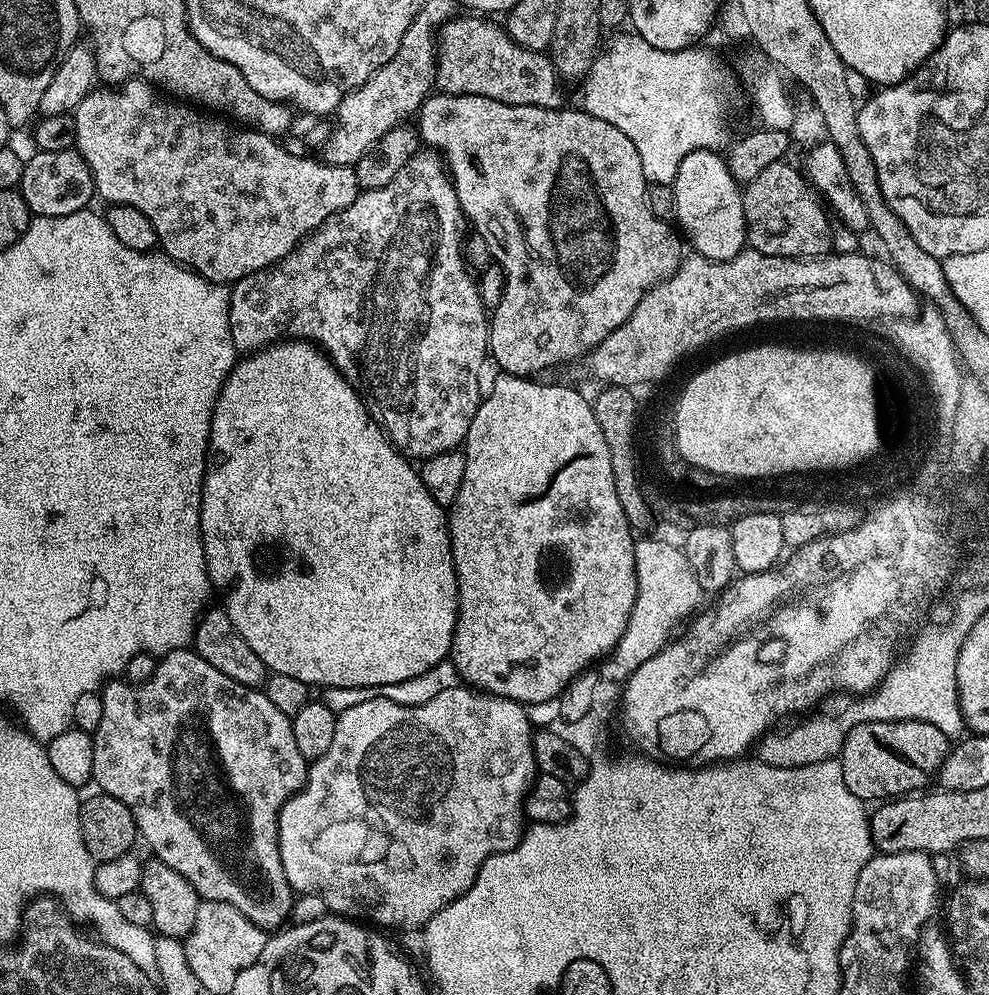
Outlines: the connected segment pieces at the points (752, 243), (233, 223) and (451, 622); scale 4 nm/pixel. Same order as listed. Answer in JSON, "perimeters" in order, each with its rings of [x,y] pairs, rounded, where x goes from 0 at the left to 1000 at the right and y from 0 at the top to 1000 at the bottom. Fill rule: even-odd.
{"perimeters":[[[[788,161],[775,167],[775,171],[770,171],[770,175],[766,175],[766,179],[759,181],[751,190],[754,245],[759,252],[798,259],[838,256],[841,227],[833,215],[834,210],[825,206],[827,201],[818,182],[811,176],[810,170],[805,169]]],[[[126,80],[120,86],[101,86],[89,93],[87,98],[76,111],[77,143],[76,150],[83,155],[87,167],[91,167],[91,175],[95,179],[97,197],[106,201],[106,206],[122,205],[144,211],[148,219],[152,219],[152,227],[156,227],[158,240],[165,256],[177,261],[178,264],[194,270],[204,279],[214,285],[234,287],[240,281],[249,279],[266,269],[274,269],[283,264],[303,248],[303,244],[326,228],[336,217],[341,217],[350,207],[360,202],[366,190],[360,181],[359,168],[347,165],[334,165],[327,160],[315,161],[314,156],[297,158],[289,155],[286,144],[282,140],[270,137],[264,133],[256,133],[254,129],[240,127],[226,119],[214,115],[203,115],[197,108],[187,107],[182,103],[169,105],[166,101],[158,101],[159,89],[148,80]]],[[[292,340],[280,345],[271,347],[270,350],[262,354],[256,354],[250,360],[244,361],[235,369],[235,375],[226,381],[226,386],[222,390],[222,395],[218,401],[218,407],[214,413],[214,427],[212,428],[212,440],[210,441],[210,452],[206,464],[206,487],[204,488],[204,505],[202,506],[202,536],[206,546],[206,556],[208,557],[208,569],[210,570],[210,581],[219,592],[222,591],[231,598],[229,610],[241,637],[249,641],[249,649],[265,661],[265,665],[271,670],[272,676],[293,677],[293,681],[301,681],[304,685],[309,685],[313,689],[322,689],[321,692],[329,691],[374,691],[386,693],[395,687],[411,685],[423,681],[423,677],[431,677],[443,665],[454,662],[457,654],[457,642],[461,632],[461,622],[463,621],[463,585],[461,584],[461,574],[459,573],[459,561],[457,560],[457,542],[453,536],[454,516],[439,501],[435,501],[435,492],[425,483],[424,473],[420,469],[416,470],[414,459],[410,458],[399,446],[393,442],[388,431],[381,426],[372,414],[372,409],[352,381],[336,367],[335,362],[321,347],[306,340]]]]}

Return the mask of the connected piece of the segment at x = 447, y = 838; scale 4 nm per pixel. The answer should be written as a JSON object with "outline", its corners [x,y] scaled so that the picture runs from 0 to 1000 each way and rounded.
{"outline":[[[462,689],[455,693],[447,693],[435,702],[435,706],[427,706],[419,710],[411,710],[402,706],[394,706],[387,697],[377,698],[370,706],[362,706],[362,710],[354,710],[354,714],[343,717],[338,730],[338,743],[334,746],[334,754],[326,758],[326,762],[314,765],[311,774],[311,785],[304,796],[298,796],[283,811],[281,830],[281,854],[285,874],[289,878],[289,886],[293,886],[296,897],[322,898],[326,907],[330,907],[333,918],[361,927],[375,927],[385,934],[421,933],[428,934],[430,929],[443,919],[443,915],[459,907],[479,886],[487,866],[505,856],[520,851],[530,839],[532,821],[530,819],[530,801],[539,784],[544,779],[540,754],[538,753],[539,728],[534,724],[531,709],[520,704],[511,704],[508,699],[488,697],[471,689]]]}

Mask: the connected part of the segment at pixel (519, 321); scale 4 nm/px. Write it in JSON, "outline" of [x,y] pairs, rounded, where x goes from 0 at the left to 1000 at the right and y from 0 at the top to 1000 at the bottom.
{"outline":[[[437,94],[425,106],[423,114],[426,142],[434,150],[444,151],[451,158],[451,172],[461,192],[465,209],[469,212],[470,222],[475,226],[476,232],[478,229],[489,240],[489,245],[497,256],[496,260],[505,265],[510,273],[511,294],[508,295],[503,310],[495,314],[493,353],[496,361],[502,361],[505,373],[516,378],[538,380],[546,376],[542,374],[550,374],[561,366],[582,362],[586,357],[587,361],[603,350],[609,340],[613,340],[625,328],[632,326],[645,304],[649,304],[651,296],[663,285],[668,285],[673,278],[683,275],[690,260],[690,241],[684,233],[685,238],[679,234],[680,226],[665,220],[655,210],[649,159],[645,159],[645,151],[641,151],[641,143],[637,143],[637,139],[633,139],[629,131],[617,127],[617,123],[609,123],[609,119],[601,119],[596,113],[582,109],[524,107],[486,96]]]}

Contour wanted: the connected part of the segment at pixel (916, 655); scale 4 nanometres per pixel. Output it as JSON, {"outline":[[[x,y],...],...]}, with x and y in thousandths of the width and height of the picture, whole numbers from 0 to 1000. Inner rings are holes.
{"outline":[[[938,635],[938,639],[927,638],[923,643],[922,652],[903,666],[890,690],[862,703],[866,705],[858,712],[851,713],[845,724],[841,720],[825,720],[814,728],[803,729],[798,736],[781,734],[769,740],[766,745],[768,767],[806,772],[823,766],[844,764],[849,759],[849,751],[857,735],[865,728],[876,726],[940,726],[940,730],[948,730],[948,734],[952,734],[952,738],[960,742],[974,741],[977,729],[967,692],[970,655],[963,655],[963,651],[950,651],[950,639],[946,639],[946,635]]]}

